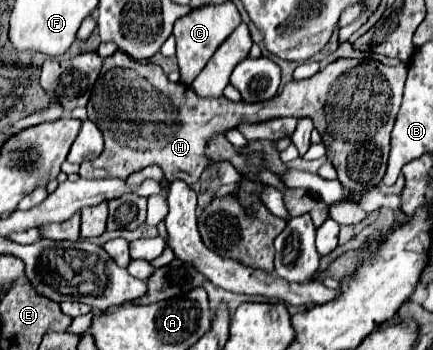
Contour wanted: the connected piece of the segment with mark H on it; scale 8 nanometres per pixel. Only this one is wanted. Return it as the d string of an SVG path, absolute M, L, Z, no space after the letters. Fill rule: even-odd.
M115 51L107 59L103 59L103 67L99 73L99 79L93 87L93 95L87 105L89 119L95 121L95 125L101 129L105 139L103 153L93 159L81 163L79 175L85 179L127 179L131 173L149 167L159 165L167 177L167 181L183 179L187 185L193 185L199 181L207 157L203 153L203 145L215 135L225 133L231 127L237 127L239 121L267 121L275 117L309 117L315 123L315 129L321 133L323 143L327 147L327 157L333 161L339 181L345 189L363 193L365 189L379 185L385 167L387 167L387 155L389 155L389 135L393 129L393 121L399 113L401 97L403 97L403 85L407 77L407 65L401 63L397 67L387 67L379 61L359 61L359 59L337 59L329 63L323 71L315 73L309 79L303 81L289 81L279 95L275 95L269 101L261 103L233 103L225 97L219 99L201 99L197 93L193 93L191 87L183 83L171 83L163 69L153 63L145 61L133 61L127 53ZM139 123L151 123L153 129L139 129Z

